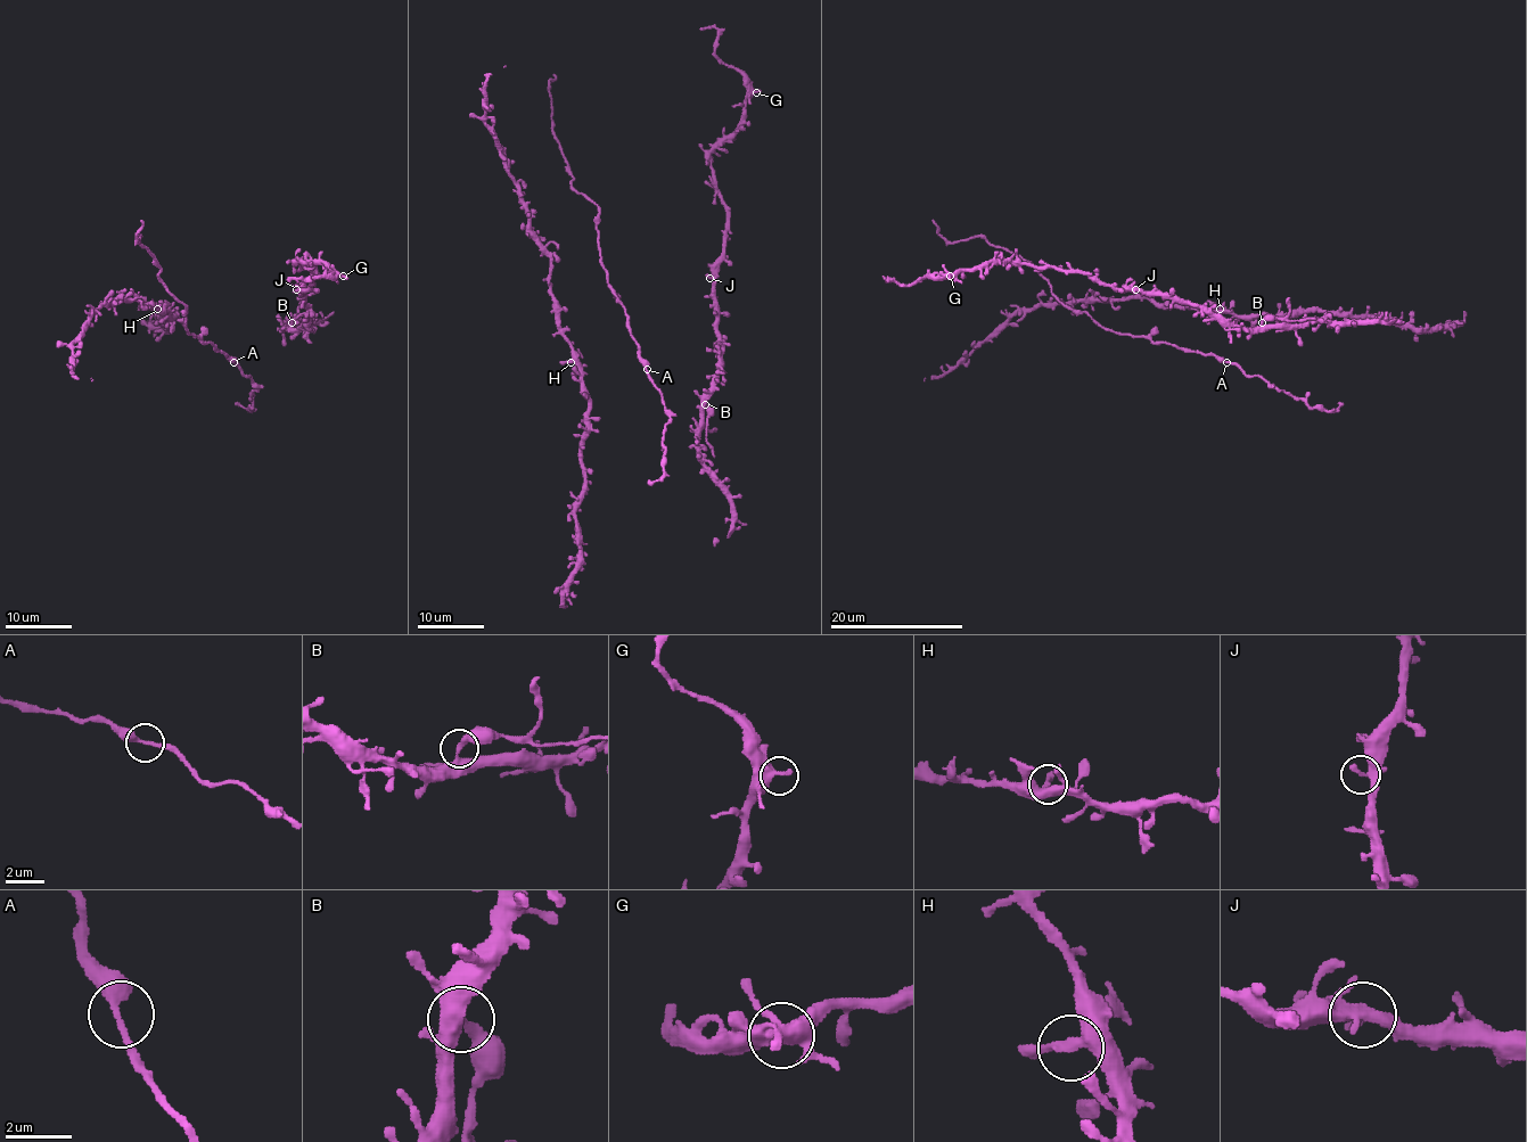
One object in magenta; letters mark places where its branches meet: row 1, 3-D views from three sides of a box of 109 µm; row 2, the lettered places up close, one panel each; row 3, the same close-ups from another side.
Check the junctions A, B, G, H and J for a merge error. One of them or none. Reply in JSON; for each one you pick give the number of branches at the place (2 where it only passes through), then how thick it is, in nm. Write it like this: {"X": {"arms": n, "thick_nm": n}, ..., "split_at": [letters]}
{"B": {"arms": 2, "thick_nm": 320}, "split_at": ["B"]}

